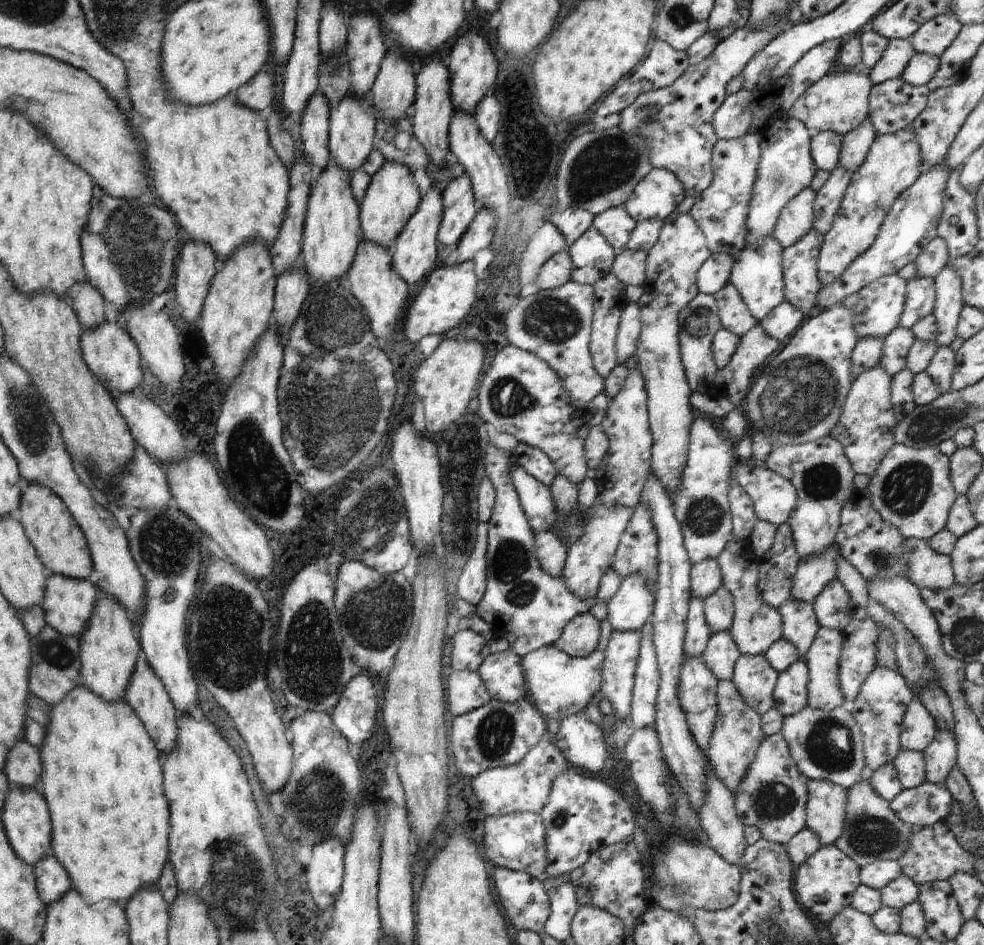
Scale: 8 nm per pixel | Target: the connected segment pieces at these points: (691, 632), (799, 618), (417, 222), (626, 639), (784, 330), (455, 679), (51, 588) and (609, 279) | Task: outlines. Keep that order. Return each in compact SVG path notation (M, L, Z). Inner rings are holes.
M690 597L683 644L685 656L703 656L710 635L710 627L704 616L704 601Z
M788 599L786 604L777 609L782 619L782 639L796 646L802 660L820 627L813 604Z
M435 181L432 182L426 195L420 198L418 208L416 208L410 220L406 222L404 230L398 234L398 238L394 240L391 257L392 266L398 272L398 276L410 286L416 288L420 282L424 282L424 278L430 274L431 270L436 267L438 242L437 232L442 222L443 204L442 193Z
M612 630L602 663L599 694L612 704L612 714L620 722L631 718L630 704L640 636L641 631L638 630Z
M784 301L759 323L770 338L784 344L801 327L805 319L804 314L798 308L794 308L790 302Z
M452 669L445 685L448 708L453 717L484 706L492 696L488 694L478 671Z
M48 573L46 592L44 592L44 598L40 604L47 624L66 636L80 636L84 632L90 616L93 615L96 594L98 594L98 588L88 580L66 578L62 574Z
M612 272L603 274L602 278L598 278L598 282L594 282L592 286L594 304L589 349L594 368L600 374L600 378L605 379L614 370L614 367L618 366L615 342L622 311L628 304L625 293L626 286Z

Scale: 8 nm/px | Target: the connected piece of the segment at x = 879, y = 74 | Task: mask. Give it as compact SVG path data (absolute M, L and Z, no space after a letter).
M890 39L882 58L876 62L874 68L867 70L868 78L873 85L901 78L914 53L914 47L909 40Z

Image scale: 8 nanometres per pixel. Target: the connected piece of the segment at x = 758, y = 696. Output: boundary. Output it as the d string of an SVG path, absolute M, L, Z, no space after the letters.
M740 655L733 672L734 686L754 712L763 715L775 708L773 692L779 674L764 655Z

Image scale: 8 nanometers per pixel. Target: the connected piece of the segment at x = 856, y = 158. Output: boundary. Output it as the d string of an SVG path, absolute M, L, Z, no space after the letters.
M870 120L864 121L860 126L842 136L842 146L838 156L838 166L856 172L862 166L872 142L877 137L874 126Z

